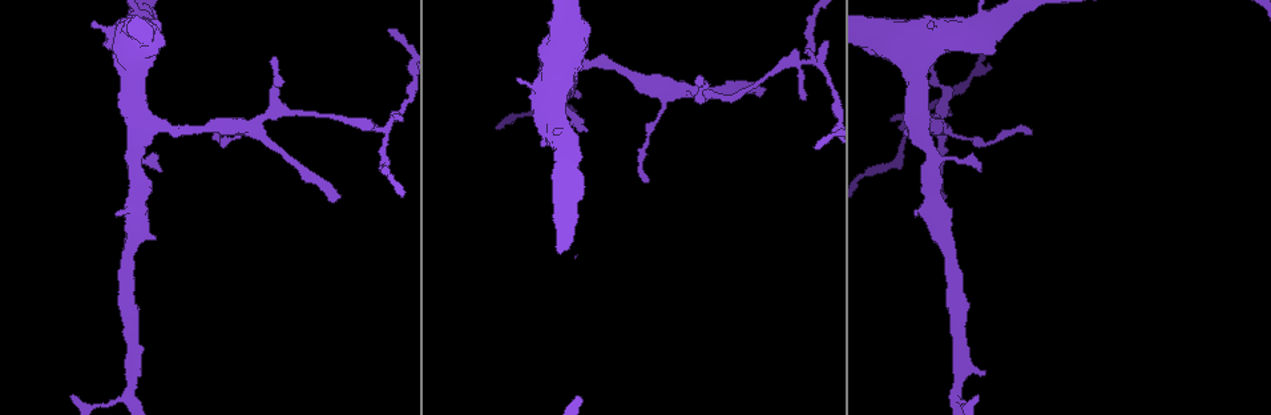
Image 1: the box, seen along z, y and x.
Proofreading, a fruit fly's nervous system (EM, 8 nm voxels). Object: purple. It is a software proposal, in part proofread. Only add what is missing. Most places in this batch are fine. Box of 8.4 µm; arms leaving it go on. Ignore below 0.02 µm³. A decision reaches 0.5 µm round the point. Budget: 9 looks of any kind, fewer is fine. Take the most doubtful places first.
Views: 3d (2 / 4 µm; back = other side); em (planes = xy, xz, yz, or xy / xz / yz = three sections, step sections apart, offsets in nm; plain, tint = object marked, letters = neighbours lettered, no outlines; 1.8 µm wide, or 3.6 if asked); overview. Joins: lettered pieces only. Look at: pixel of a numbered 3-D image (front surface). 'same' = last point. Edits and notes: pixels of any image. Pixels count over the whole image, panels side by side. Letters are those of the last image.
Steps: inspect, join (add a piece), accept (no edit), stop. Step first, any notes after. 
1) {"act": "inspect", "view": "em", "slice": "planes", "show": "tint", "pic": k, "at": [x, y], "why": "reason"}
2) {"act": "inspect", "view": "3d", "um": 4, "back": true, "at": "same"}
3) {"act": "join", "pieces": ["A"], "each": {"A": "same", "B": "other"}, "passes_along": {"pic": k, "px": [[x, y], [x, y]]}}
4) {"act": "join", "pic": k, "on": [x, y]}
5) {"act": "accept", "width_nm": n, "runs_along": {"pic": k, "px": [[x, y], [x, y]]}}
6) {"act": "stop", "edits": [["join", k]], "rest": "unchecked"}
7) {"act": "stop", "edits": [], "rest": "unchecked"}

{"act": "inspect", "view": "3d", "um": 2, "pic": 1, "at": [763, 88], "why": "free end"}

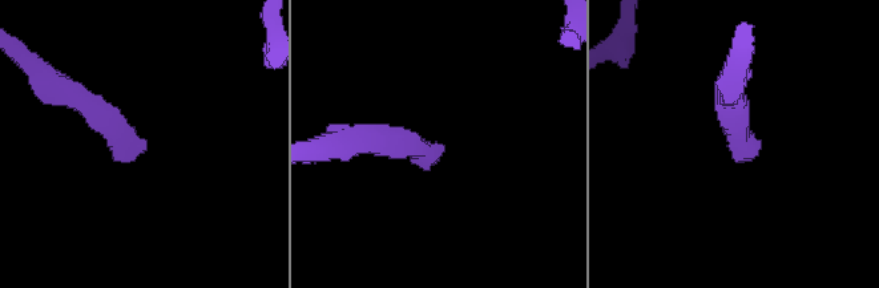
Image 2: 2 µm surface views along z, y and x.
{"act": "inspect", "view": "em", "um": 3.6, "slice": "yz", "step": 8, "show": "letters", "pic": 2, "at": [144, 149]}

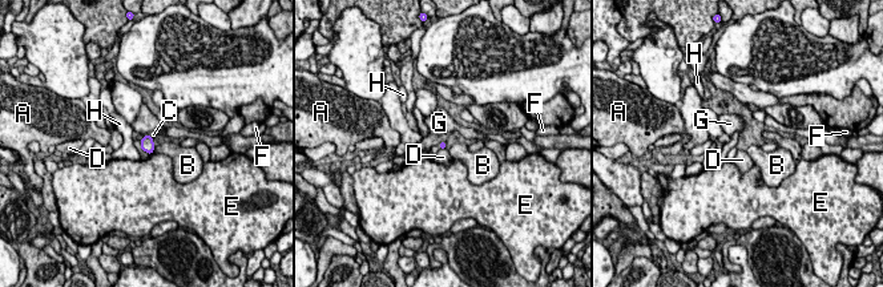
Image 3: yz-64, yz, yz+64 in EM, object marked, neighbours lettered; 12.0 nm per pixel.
{"act": "inspect", "view": "em", "um": 3.6, "slice": "planes", "show": "letters", "at": "same"}

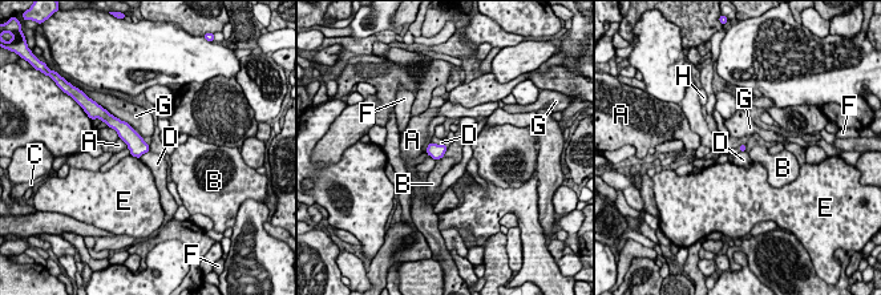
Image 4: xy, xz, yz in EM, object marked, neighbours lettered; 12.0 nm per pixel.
{"act": "accept", "each": {"A": "other", "B": "other", "C": "other", "D": "other", "E": "other", "F": "other", "G": "other", "H": "other"}, "border": {"pic": 4, "px": [[432, 141], [443, 145]]}, "found": "none of them fits"}

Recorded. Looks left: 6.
{"act": "inspect", "view": "3d", "um": 4, "pic": 1, "at": [252, 127], "why": "three-way junction"}

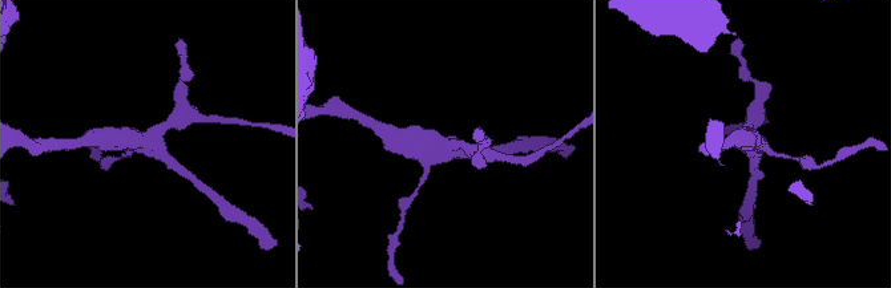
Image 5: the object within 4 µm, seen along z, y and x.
{"act": "inspect", "view": "em", "slice": "xz", "step": 4, "show": "tint", "pic": 5, "at": [450, 148]}

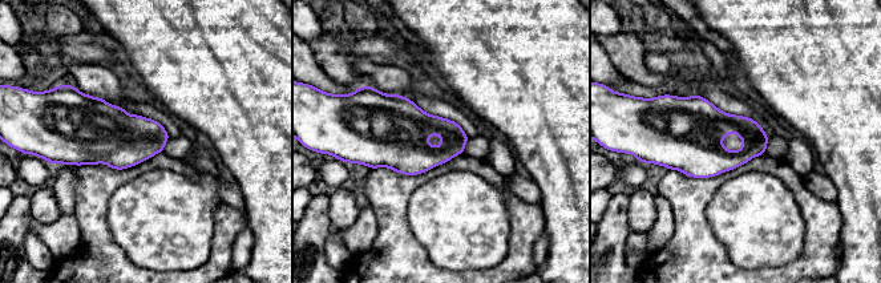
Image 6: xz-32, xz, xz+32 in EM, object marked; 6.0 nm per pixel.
{"act": "inspect", "view": "em", "slice": "xz", "step": 4, "show": "letters", "at": "same"}

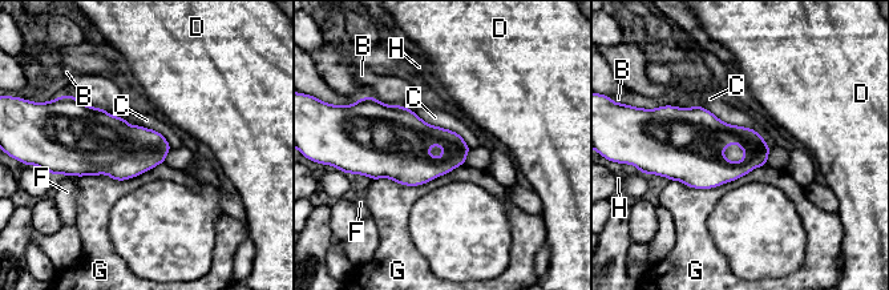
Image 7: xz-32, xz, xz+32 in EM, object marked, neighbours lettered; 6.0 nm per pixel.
{"act": "accept", "width_nm": 170, "each": {"B": "other", "C": "other", "D": "other", "F": "other", "G": "other", "H": "other"}, "found": "none of them fits"}

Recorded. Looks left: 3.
{"act": "inspect", "view": "em", "slice": "xz", "step": 16, "show": "tint", "pic": 1, "at": [388, 129]}

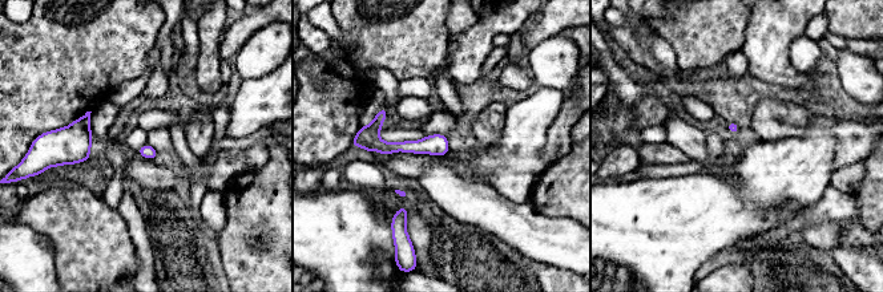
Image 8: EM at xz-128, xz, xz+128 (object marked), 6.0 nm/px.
{"act": "inspect", "view": "em", "slice": "xz", "step": 16, "show": "letters", "at": "same", "why": "see the neighbours"}

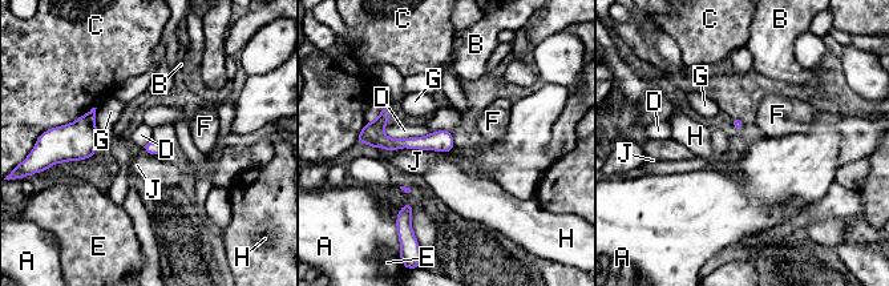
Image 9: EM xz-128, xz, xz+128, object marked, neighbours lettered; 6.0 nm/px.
{"act": "accept", "each": {"A": "other", "B": "other", "C": "other", "D": "other", "E": "other", "F": "other", "G": "other", "H": "other", "J": "other"}, "border": {"pic": 9, "px": [[375, 148], [449, 152]]}, "found": "none of them fits"}

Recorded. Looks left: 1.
{"act": "stop", "edits": [], "rest": "unchecked"}

